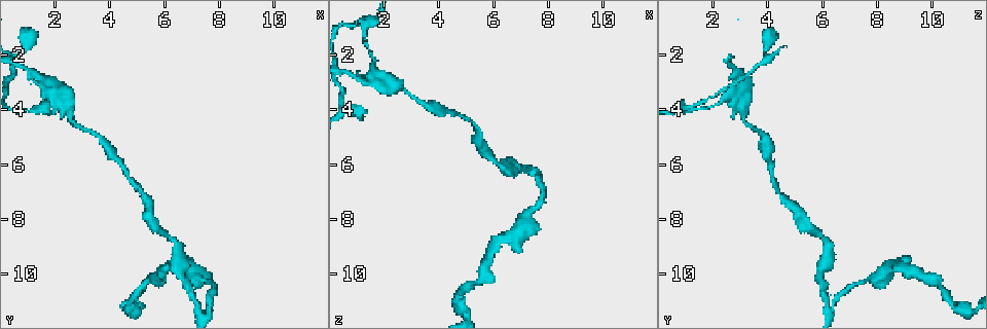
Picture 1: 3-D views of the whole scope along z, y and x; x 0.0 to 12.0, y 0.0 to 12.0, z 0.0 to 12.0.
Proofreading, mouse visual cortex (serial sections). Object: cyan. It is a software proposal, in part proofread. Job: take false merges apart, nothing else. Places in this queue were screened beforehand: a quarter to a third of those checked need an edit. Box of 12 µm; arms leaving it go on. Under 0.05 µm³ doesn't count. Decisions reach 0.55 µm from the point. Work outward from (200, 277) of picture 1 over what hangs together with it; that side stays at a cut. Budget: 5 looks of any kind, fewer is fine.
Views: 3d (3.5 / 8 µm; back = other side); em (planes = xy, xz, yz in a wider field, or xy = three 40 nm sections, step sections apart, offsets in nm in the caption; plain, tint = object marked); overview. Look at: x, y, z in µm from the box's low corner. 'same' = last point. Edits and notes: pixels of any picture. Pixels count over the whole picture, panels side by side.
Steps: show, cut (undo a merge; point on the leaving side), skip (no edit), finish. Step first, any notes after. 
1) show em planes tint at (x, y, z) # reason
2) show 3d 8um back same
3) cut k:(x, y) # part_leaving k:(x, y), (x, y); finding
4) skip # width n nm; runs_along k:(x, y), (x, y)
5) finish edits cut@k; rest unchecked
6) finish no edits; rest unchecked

show 3d 3.5um at (2.3, 3.5, 3.0) # sharp bend

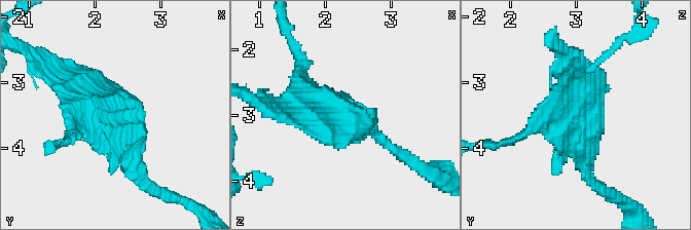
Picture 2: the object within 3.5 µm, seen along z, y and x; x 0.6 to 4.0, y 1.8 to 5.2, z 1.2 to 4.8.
show em xy step 2 tint at (2.25, 3.60, 3.05) # need the tissue

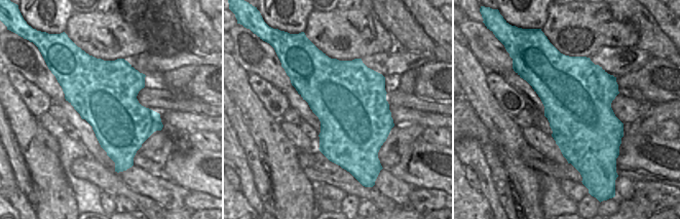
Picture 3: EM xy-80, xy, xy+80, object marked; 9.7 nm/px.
skip # runs_along 2:(142, 177), (98, 107), (72, 122); all the same cell

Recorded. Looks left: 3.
show 3d 3.5um at (1.3, 4.0, 1.1) # arms part here

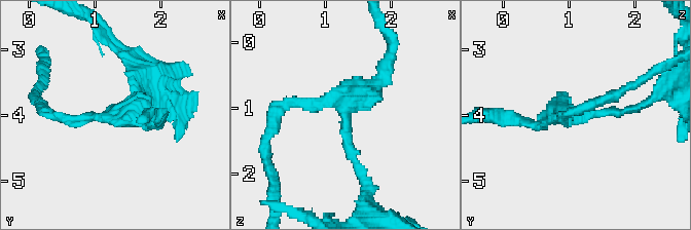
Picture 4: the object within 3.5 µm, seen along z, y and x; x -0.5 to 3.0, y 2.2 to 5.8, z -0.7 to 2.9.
show em xy step 5 tint at (1.30, 4.00, 1.00) # arms 3; arm_widths 150, 200, 200 nm

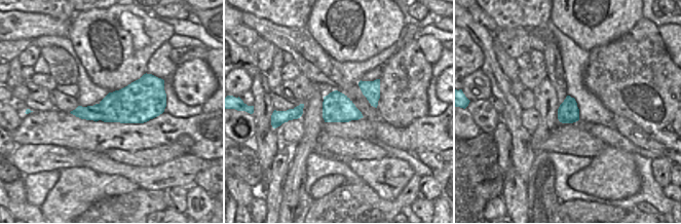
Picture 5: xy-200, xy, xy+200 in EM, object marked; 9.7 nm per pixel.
cut 4:(513, 115) # part_leaving 4:(333, 99), (283, 104), (264, 144); two cells meet here

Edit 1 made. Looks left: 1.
finish edits cut@4; rest unchecked

